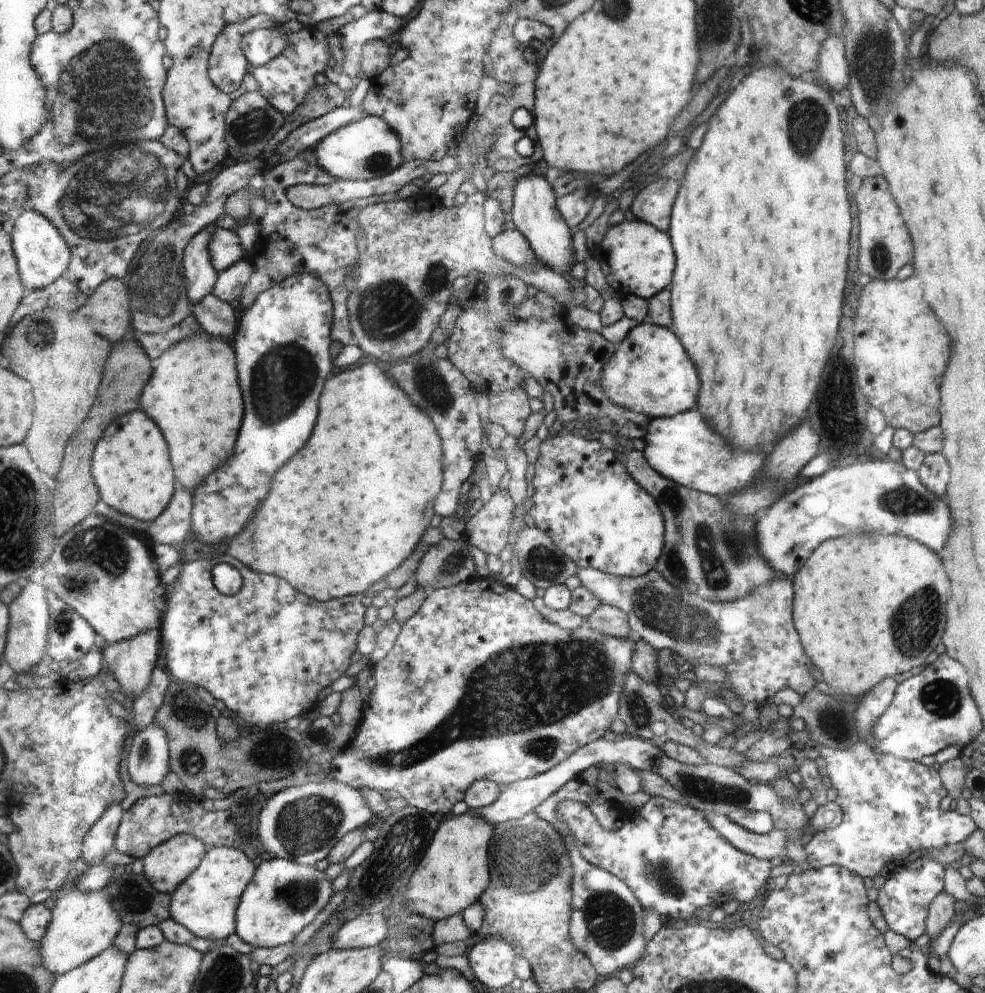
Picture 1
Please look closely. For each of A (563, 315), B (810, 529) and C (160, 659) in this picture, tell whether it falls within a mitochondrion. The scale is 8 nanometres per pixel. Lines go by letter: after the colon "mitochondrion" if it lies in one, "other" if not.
A: other
B: other
C: other

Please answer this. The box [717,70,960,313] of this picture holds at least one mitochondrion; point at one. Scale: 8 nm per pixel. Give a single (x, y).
(807, 120)

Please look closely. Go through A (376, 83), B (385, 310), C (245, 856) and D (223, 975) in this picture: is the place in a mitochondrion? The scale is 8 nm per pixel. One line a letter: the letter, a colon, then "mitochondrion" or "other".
A: other
B: mitochondrion
C: other
D: mitochondrion

